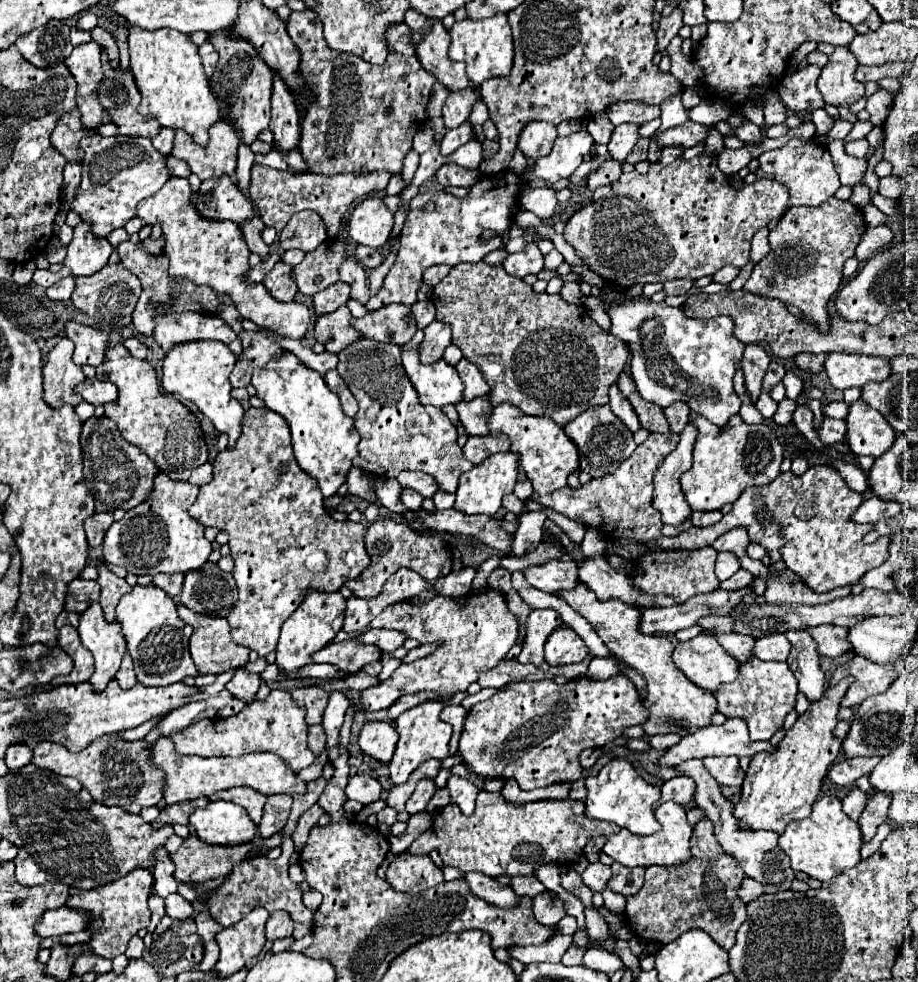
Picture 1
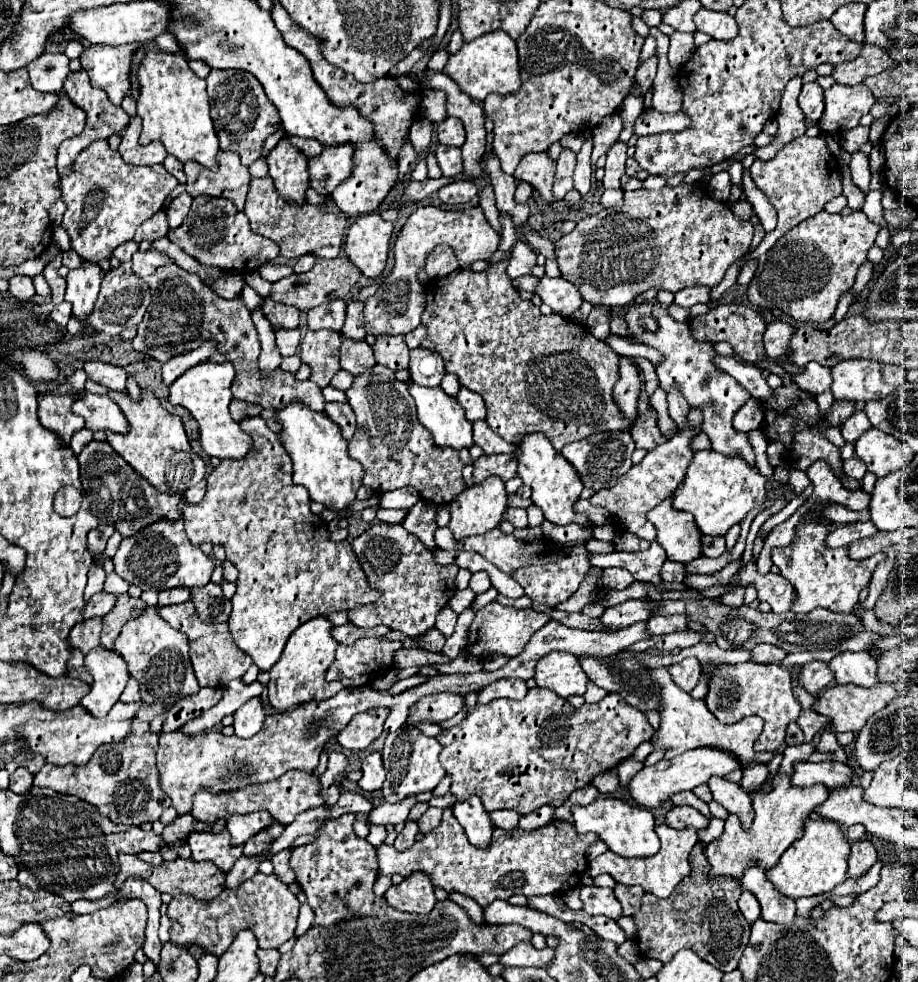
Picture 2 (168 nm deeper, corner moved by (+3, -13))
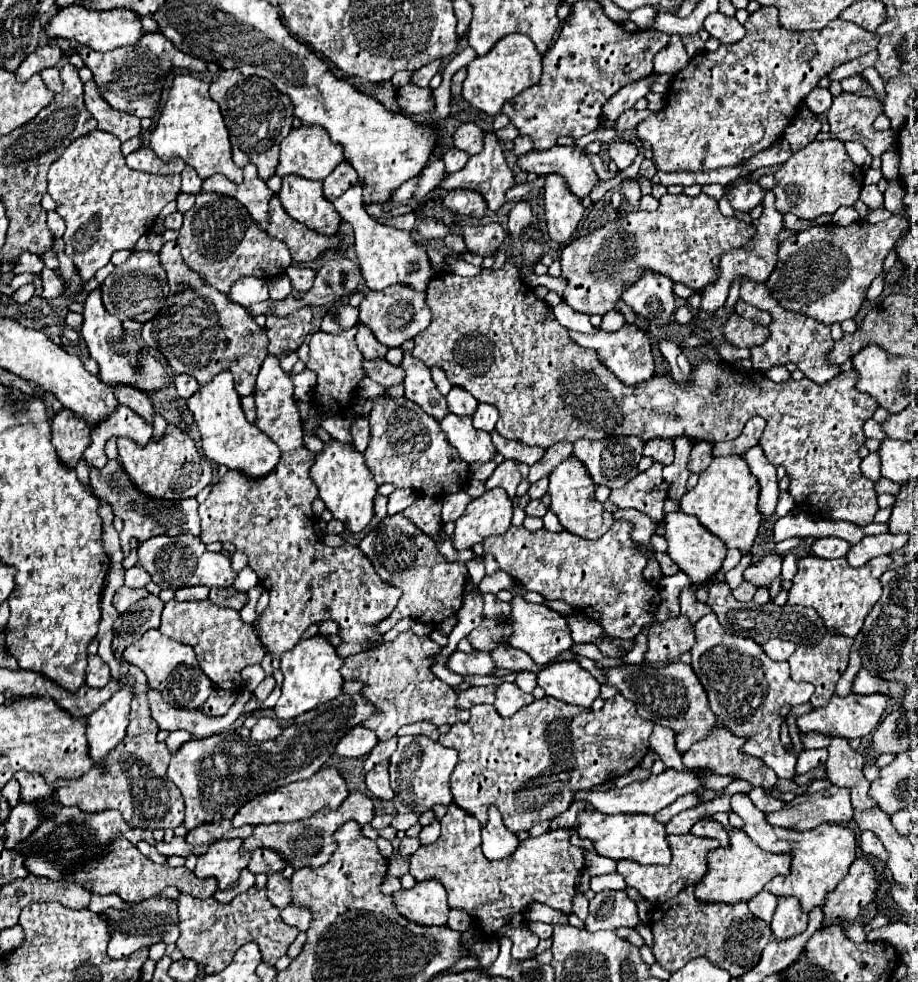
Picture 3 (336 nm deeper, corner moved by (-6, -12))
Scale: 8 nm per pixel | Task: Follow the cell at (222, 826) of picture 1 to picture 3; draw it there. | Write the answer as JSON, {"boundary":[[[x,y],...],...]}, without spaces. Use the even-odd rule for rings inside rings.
{"boundary":[[[221,840],[209,846],[207,854],[199,856],[193,874],[197,878],[215,878],[219,890],[237,882],[239,872],[249,864],[249,852],[243,850],[243,840]]]}

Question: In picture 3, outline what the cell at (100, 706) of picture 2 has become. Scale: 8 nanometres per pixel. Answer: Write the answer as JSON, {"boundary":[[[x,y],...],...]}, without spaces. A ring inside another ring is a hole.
{"boundary":[[[131,678],[121,680],[121,690],[87,718],[87,744],[93,764],[105,764],[109,752],[125,738],[129,724],[129,704],[133,698],[129,680]]]}

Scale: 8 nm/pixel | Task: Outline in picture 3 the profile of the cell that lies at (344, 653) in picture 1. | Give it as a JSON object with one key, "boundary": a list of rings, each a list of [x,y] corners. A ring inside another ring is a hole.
{"boundary":[[[403,632],[397,640],[383,642],[381,646],[367,650],[363,654],[355,654],[343,660],[341,676],[343,680],[361,682],[363,696],[369,704],[375,706],[373,716],[369,716],[361,726],[373,730],[379,742],[385,742],[397,734],[397,730],[411,722],[427,720],[435,726],[441,724],[457,724],[467,722],[469,712],[457,710],[457,694],[451,686],[445,686],[433,672],[433,660],[441,652],[441,646],[433,642],[429,636],[417,636],[413,632]]]}

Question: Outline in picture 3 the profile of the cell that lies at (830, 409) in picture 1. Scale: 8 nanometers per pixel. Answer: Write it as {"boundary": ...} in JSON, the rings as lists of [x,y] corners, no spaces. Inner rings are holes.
{"boundary":[[[867,420],[865,426],[863,426],[863,430],[865,430],[867,438],[875,438],[875,440],[885,440],[887,438],[885,432],[881,430],[881,426],[875,420]]]}

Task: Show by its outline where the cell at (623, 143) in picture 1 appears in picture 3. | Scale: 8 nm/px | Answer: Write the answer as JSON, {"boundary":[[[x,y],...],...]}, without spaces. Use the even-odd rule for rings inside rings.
{"boundary":[[[615,140],[615,142],[611,142],[609,148],[607,148],[607,152],[609,152],[609,158],[619,166],[621,172],[623,172],[625,168],[629,168],[631,162],[635,160],[635,156],[639,154],[637,146],[633,146],[631,142],[625,142],[625,140]]]}

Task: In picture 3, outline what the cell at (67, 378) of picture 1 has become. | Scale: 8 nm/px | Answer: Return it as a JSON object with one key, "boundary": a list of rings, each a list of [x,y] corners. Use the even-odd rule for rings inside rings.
{"boundary":[[[61,410],[59,414],[55,414],[55,418],[51,420],[51,428],[57,456],[63,460],[65,466],[75,468],[91,442],[91,428],[71,410]]]}

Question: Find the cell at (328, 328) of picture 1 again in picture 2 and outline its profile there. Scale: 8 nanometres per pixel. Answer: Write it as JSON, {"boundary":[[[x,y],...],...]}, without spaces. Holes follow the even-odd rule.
{"boundary":[[[344,335],[340,337],[340,369],[358,375],[374,363],[376,361],[372,355],[372,347],[366,341],[356,343],[354,339],[348,339]]]}

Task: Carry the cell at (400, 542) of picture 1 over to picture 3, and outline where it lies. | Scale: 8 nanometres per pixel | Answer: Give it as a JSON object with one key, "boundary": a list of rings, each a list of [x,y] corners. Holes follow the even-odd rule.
{"boundary":[[[403,514],[385,516],[359,544],[359,548],[367,554],[377,574],[391,586],[403,590],[403,596],[397,608],[391,612],[387,620],[379,624],[379,632],[387,632],[401,618],[421,620],[425,624],[439,624],[447,616],[457,614],[463,604],[467,566],[459,562],[447,562],[437,554],[437,544],[431,536],[421,532],[409,518]]]}

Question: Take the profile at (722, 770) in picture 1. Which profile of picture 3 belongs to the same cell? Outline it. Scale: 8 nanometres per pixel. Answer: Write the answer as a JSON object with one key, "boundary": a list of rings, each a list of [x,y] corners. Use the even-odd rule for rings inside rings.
{"boundary":[[[733,794],[731,796],[731,810],[739,814],[745,822],[747,836],[765,852],[777,854],[791,854],[791,874],[785,878],[773,878],[765,890],[777,898],[795,896],[801,904],[801,910],[809,914],[813,908],[825,902],[825,896],[835,890],[835,886],[845,878],[849,866],[855,860],[855,834],[839,824],[819,824],[815,830],[797,832],[781,827],[771,826],[765,822],[765,812],[757,810],[747,794]]]}

